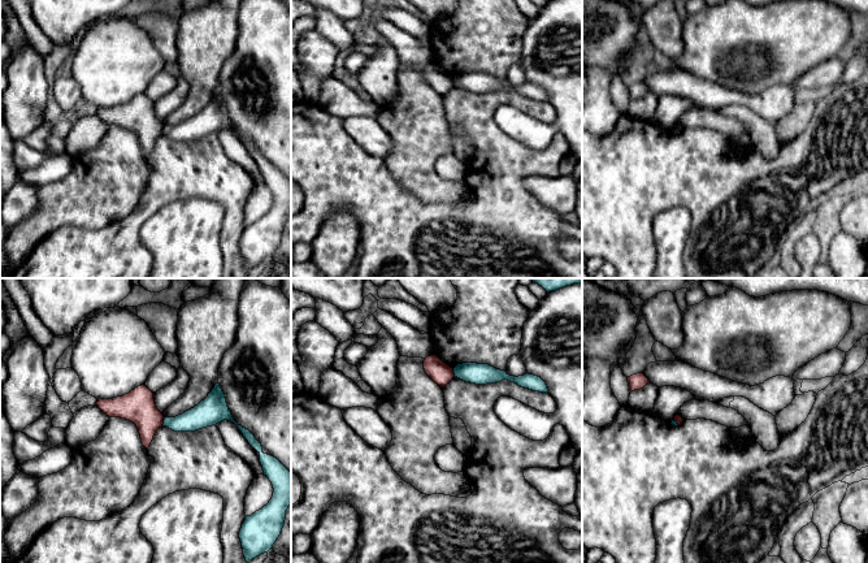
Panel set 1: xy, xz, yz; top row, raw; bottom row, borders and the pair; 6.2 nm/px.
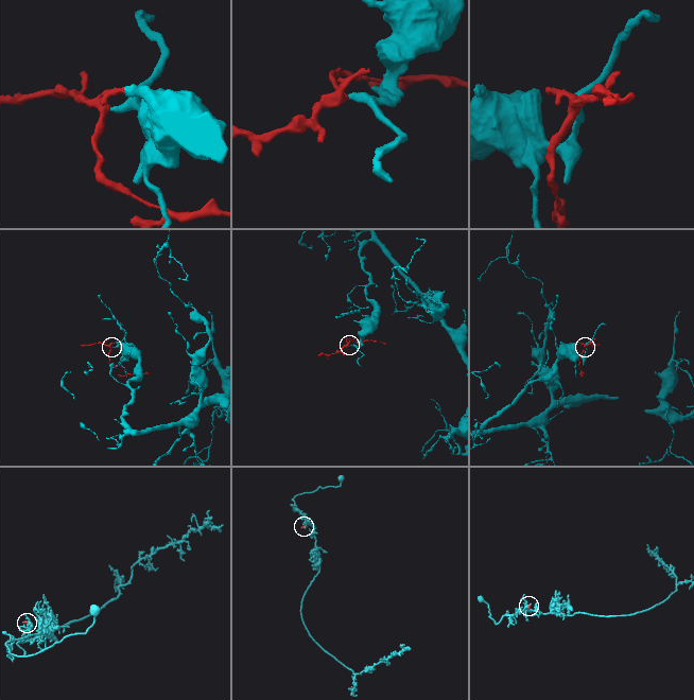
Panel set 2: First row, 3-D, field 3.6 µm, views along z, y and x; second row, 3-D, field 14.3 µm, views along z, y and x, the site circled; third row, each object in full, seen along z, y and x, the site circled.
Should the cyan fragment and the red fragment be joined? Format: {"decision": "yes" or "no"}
{"decision": "no"}

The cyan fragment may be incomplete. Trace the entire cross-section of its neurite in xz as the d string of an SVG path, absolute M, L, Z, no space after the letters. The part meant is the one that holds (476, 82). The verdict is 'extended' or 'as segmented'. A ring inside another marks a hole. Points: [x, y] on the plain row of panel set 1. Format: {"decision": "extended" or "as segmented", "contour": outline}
{"decision": "as segmented", "contour": "M463 72L457 73L453 77L455 86L476 92L476 94L486 94L486 92L495 92L503 88L508 88L511 91L517 92L521 96L539 100L539 101L548 101L546 91L534 83L524 83L524 85L509 85L505 79L496 78L489 73L477 73L477 72Z"}

